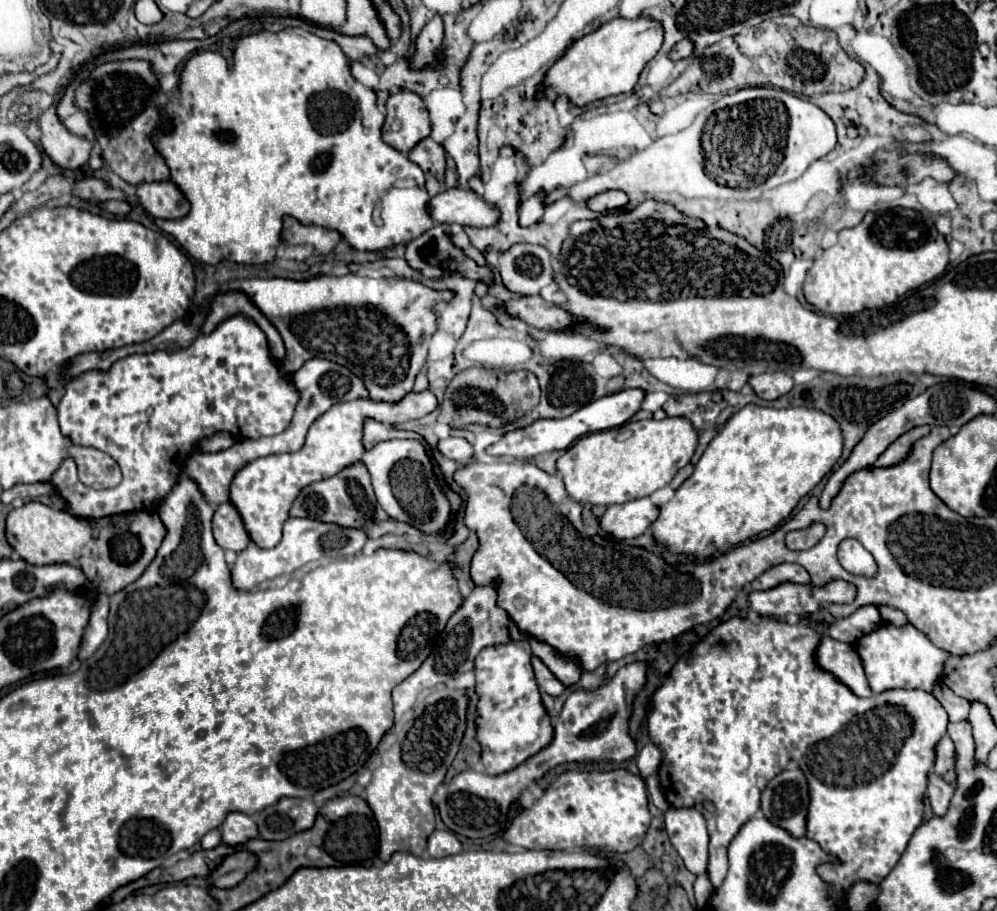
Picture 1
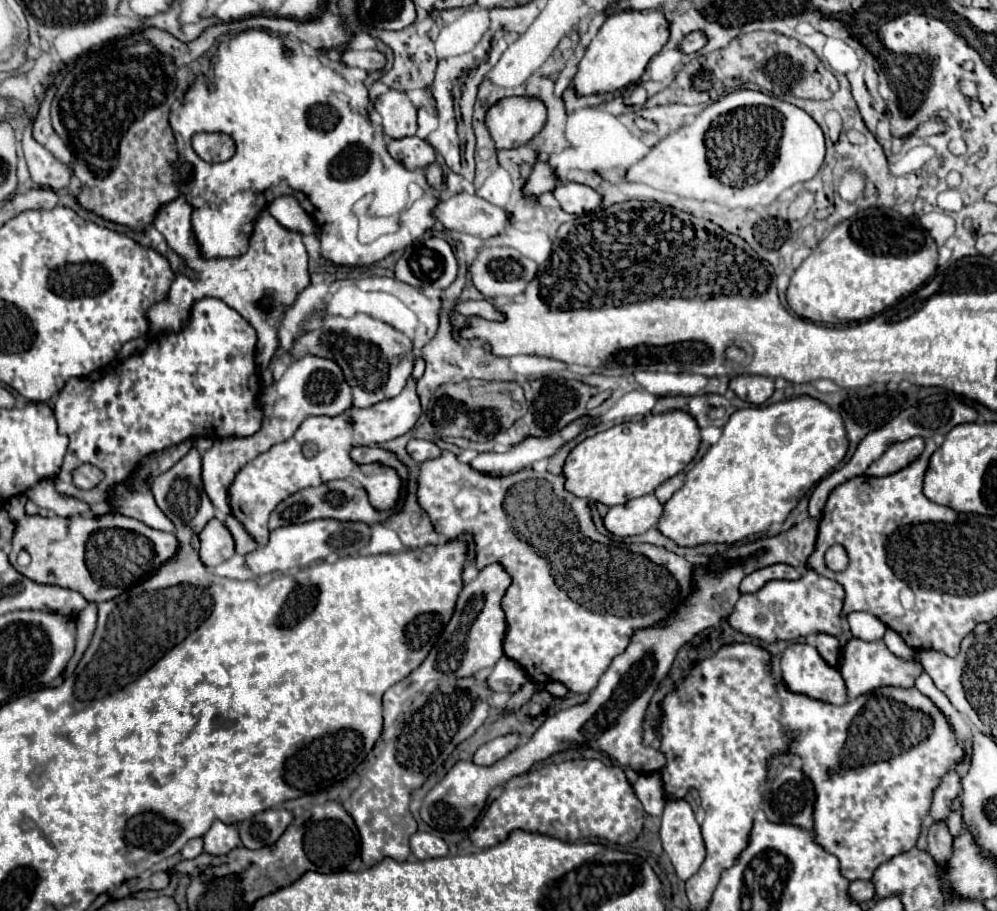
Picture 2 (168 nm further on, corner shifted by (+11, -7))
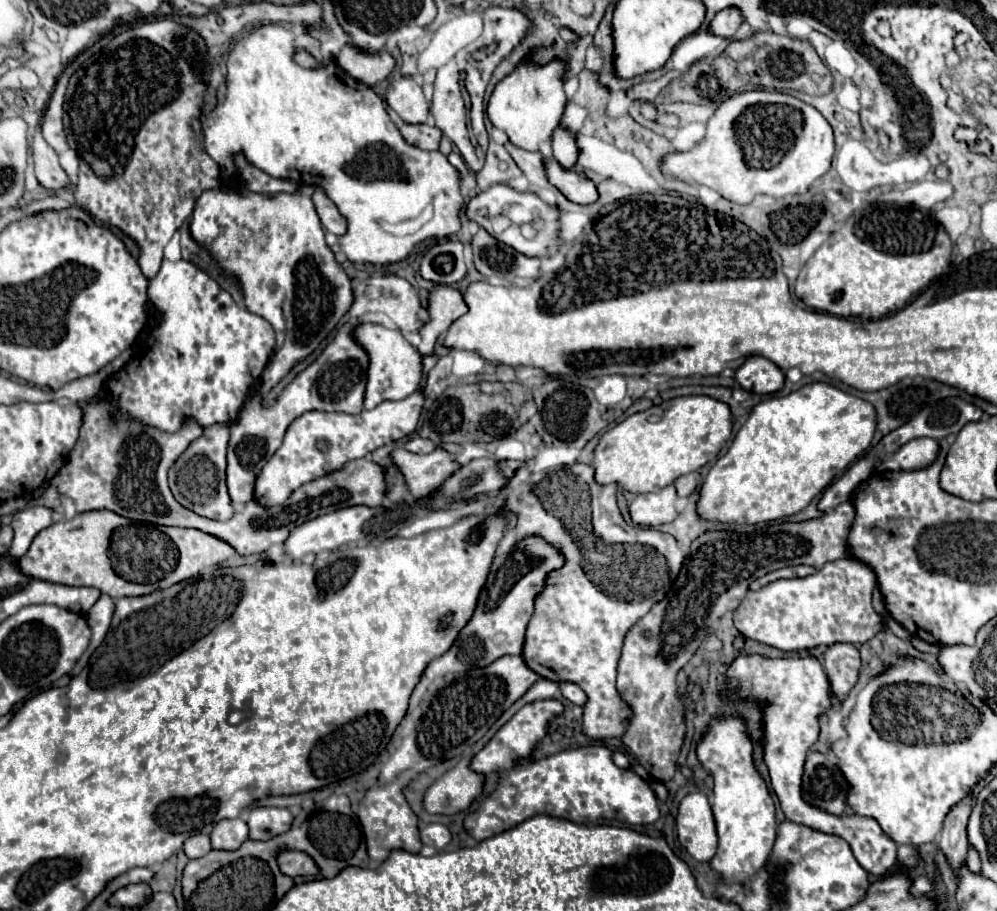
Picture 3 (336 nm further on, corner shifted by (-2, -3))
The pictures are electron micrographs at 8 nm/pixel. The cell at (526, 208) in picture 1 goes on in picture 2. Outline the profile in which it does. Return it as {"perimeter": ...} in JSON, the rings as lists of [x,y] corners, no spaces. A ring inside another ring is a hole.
{"perimeter":[[[536,163],[530,181],[526,181],[526,195],[542,195],[546,191],[554,191],[558,181],[554,181],[552,171],[548,167],[548,163]]]}

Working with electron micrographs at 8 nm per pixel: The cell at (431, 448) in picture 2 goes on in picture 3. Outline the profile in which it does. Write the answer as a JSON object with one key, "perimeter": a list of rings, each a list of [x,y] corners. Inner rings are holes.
{"perimeter":[[[411,437],[403,447],[411,453],[431,453],[435,449],[435,443],[431,443],[429,439],[423,439],[423,437]]]}

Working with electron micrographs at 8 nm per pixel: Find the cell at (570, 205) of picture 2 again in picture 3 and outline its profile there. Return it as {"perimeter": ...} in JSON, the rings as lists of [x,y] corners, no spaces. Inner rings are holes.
{"perimeter":[[[543,159],[543,167],[551,185],[555,185],[567,199],[579,205],[587,205],[597,201],[597,189],[591,179],[583,171],[563,169],[557,161]]]}

